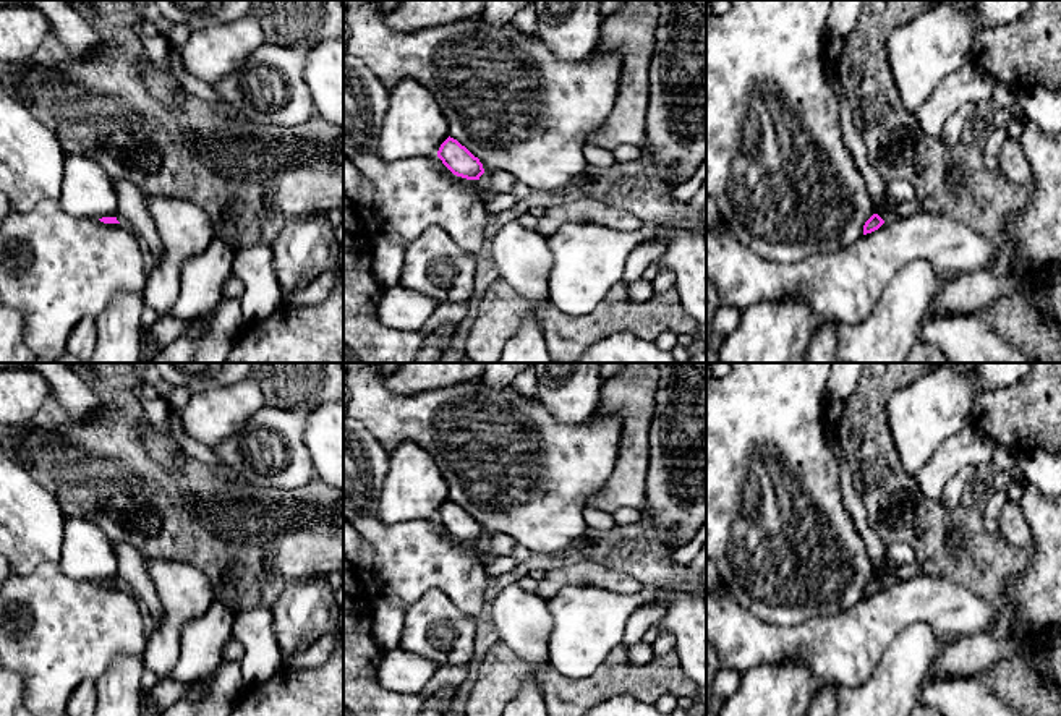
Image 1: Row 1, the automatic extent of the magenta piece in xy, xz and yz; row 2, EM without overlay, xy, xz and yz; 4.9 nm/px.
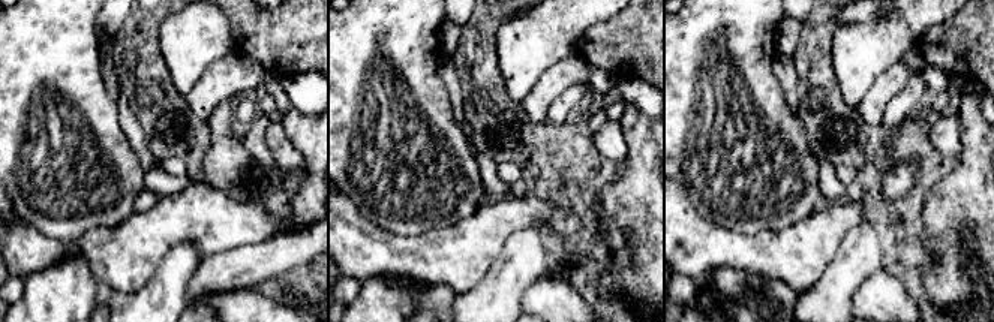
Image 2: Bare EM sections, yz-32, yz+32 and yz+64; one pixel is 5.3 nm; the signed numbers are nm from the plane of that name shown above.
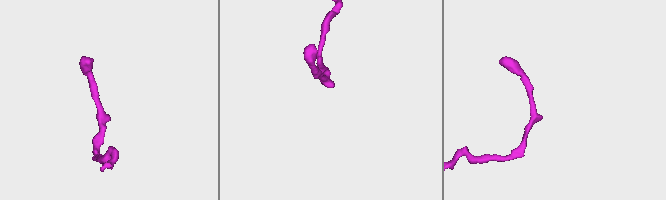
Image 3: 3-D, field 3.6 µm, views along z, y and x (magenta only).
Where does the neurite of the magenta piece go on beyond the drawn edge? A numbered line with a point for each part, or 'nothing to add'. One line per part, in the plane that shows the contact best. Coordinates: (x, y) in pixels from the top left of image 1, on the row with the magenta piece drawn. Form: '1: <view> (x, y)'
nothing to add

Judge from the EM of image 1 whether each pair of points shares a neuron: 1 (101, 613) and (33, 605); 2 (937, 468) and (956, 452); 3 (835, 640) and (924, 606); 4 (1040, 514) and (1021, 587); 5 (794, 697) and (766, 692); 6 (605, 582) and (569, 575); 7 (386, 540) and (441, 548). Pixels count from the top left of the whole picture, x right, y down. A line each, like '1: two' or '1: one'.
1: one
2: one
3: one
4: one
5: one
6: one
7: one

